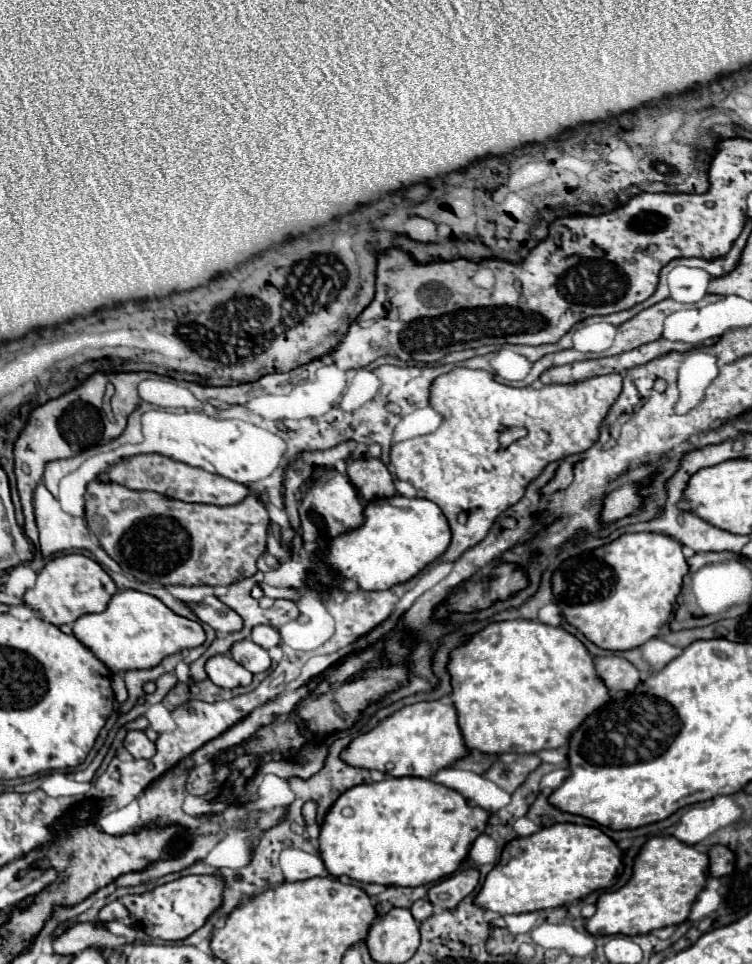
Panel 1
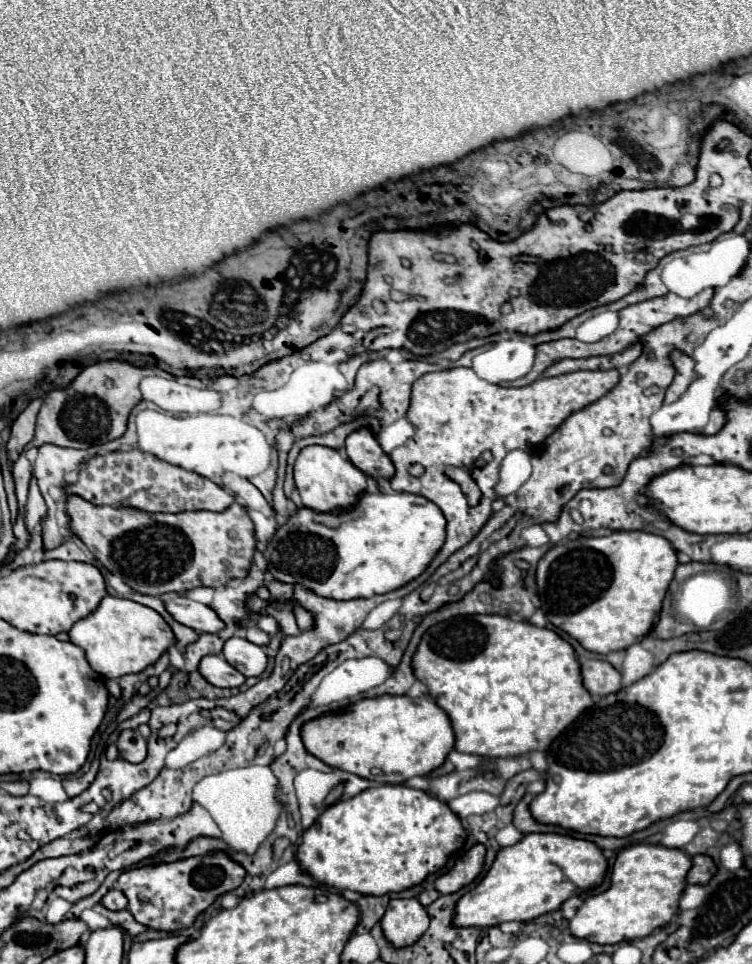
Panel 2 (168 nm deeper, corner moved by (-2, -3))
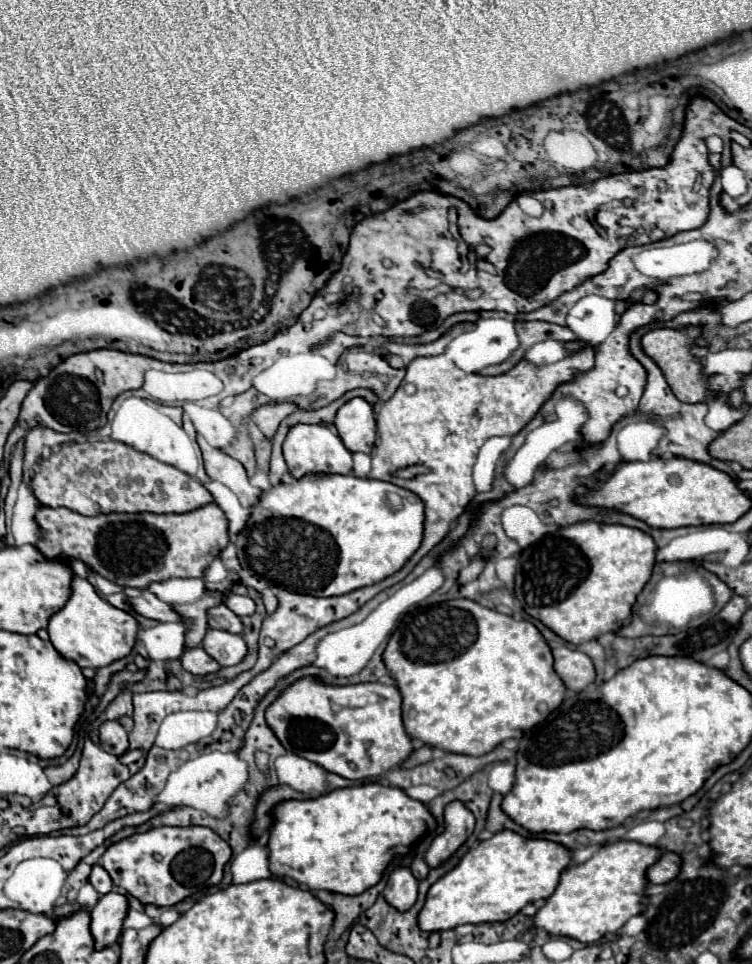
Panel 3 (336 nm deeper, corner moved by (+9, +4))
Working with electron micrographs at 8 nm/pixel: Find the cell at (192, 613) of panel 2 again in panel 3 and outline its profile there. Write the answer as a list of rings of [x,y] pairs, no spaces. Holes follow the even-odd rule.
[[[137,590],[137,592],[127,592],[129,602],[133,604],[135,612],[141,616],[159,620],[159,622],[183,622],[183,616],[177,614],[167,602],[159,600],[153,592],[149,590]]]

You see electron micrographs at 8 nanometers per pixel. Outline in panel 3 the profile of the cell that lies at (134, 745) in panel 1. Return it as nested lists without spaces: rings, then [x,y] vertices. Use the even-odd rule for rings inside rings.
[[[117,720],[115,722],[103,722],[99,732],[101,732],[101,748],[105,752],[115,754],[115,756],[123,756],[127,752],[129,736]]]

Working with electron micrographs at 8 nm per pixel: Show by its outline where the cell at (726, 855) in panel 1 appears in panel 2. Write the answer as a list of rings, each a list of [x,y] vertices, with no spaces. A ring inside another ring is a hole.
[[[694,855],[692,867],[686,875],[686,883],[688,885],[704,885],[712,879],[714,873],[716,873],[716,865],[708,855]]]

